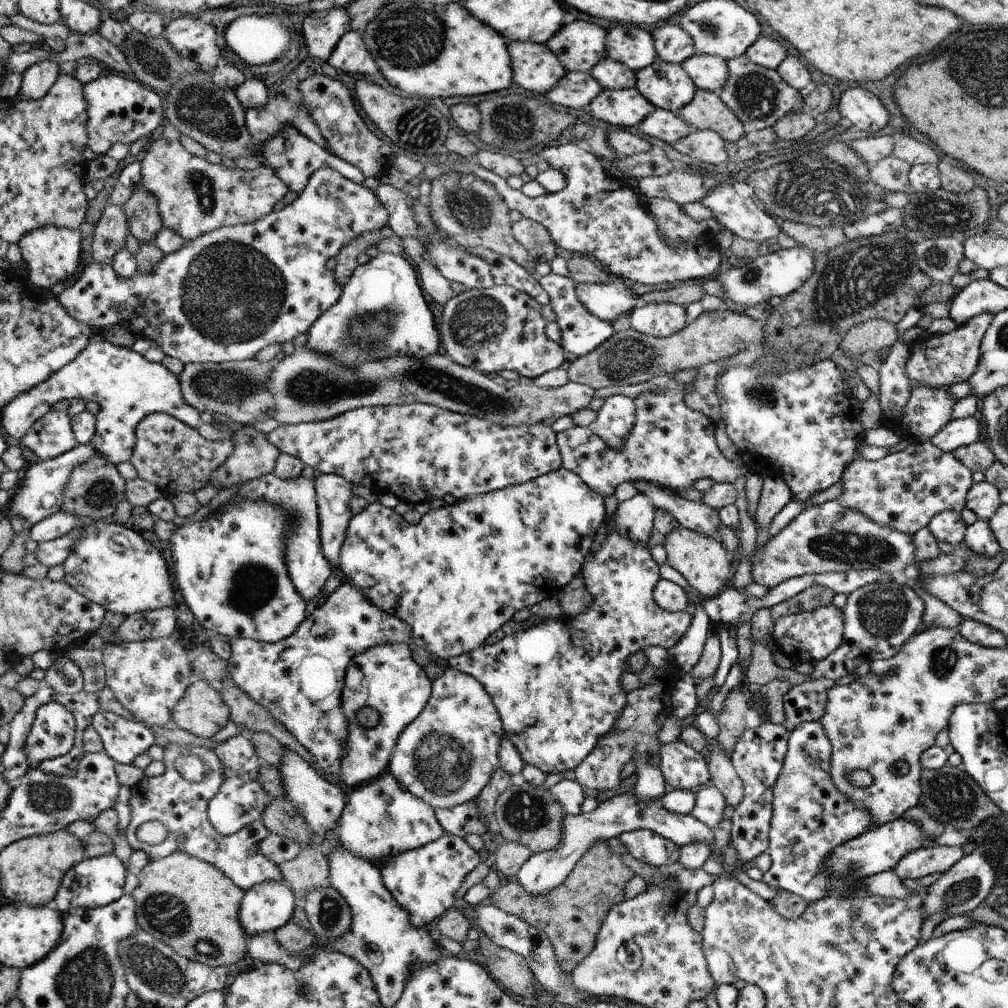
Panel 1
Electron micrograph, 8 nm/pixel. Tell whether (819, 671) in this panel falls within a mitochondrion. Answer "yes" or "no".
no

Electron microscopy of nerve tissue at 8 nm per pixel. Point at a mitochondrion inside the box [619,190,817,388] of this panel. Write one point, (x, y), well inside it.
(750, 276)

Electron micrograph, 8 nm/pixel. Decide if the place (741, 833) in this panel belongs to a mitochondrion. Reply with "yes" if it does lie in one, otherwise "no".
no

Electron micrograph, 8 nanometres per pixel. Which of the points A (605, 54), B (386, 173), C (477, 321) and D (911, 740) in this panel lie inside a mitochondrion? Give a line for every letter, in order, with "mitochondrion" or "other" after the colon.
A: other
B: other
C: mitochondrion
D: other

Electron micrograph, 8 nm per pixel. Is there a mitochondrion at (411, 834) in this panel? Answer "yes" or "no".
no

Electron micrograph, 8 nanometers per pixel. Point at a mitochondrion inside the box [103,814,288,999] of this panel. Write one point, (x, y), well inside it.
(167, 915)

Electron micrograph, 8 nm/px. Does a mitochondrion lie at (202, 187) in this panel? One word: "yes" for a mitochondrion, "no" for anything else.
yes

